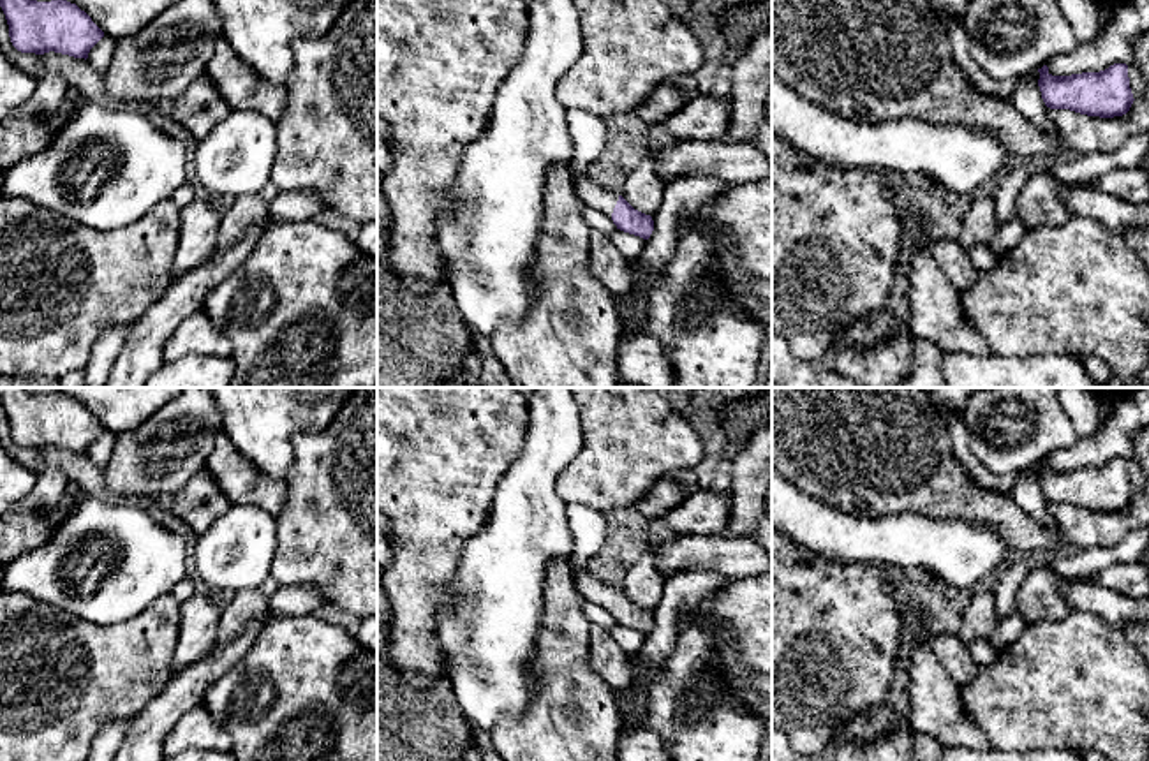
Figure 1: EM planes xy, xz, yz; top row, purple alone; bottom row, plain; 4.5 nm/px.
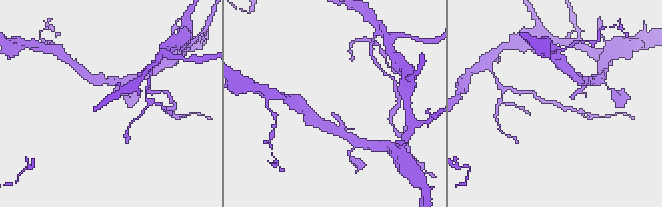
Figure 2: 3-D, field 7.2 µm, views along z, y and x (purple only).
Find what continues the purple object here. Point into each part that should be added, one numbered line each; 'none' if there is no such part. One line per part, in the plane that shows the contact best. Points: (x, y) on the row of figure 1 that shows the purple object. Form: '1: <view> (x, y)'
1: xz (593, 194)

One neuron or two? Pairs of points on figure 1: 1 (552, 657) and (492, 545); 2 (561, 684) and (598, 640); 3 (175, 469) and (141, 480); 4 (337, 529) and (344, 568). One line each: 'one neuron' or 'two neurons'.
1: two neurons
2: two neurons
3: one neuron
4: one neuron

